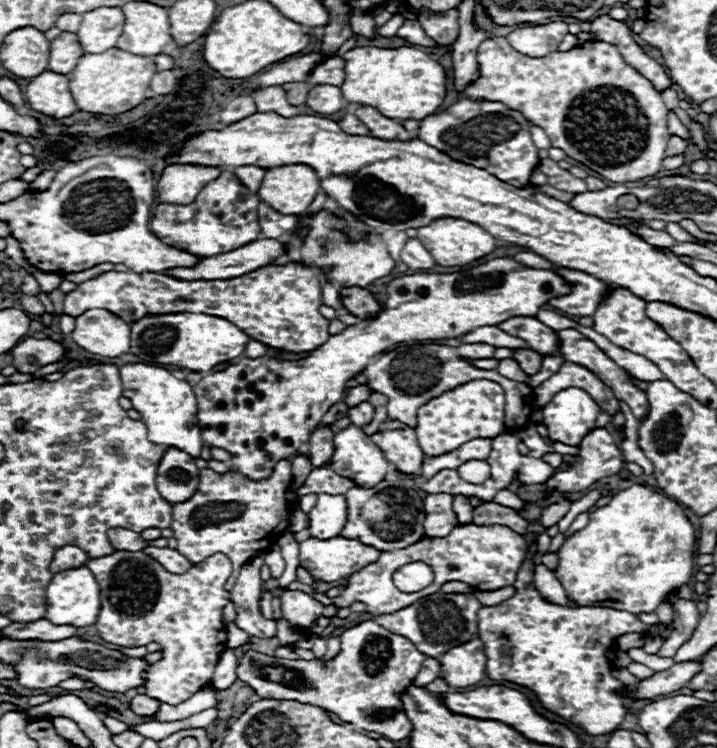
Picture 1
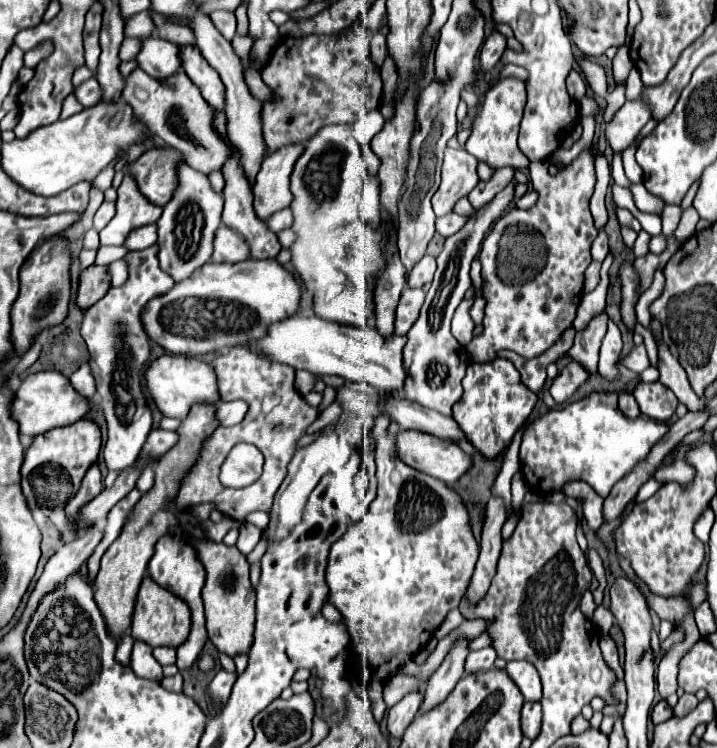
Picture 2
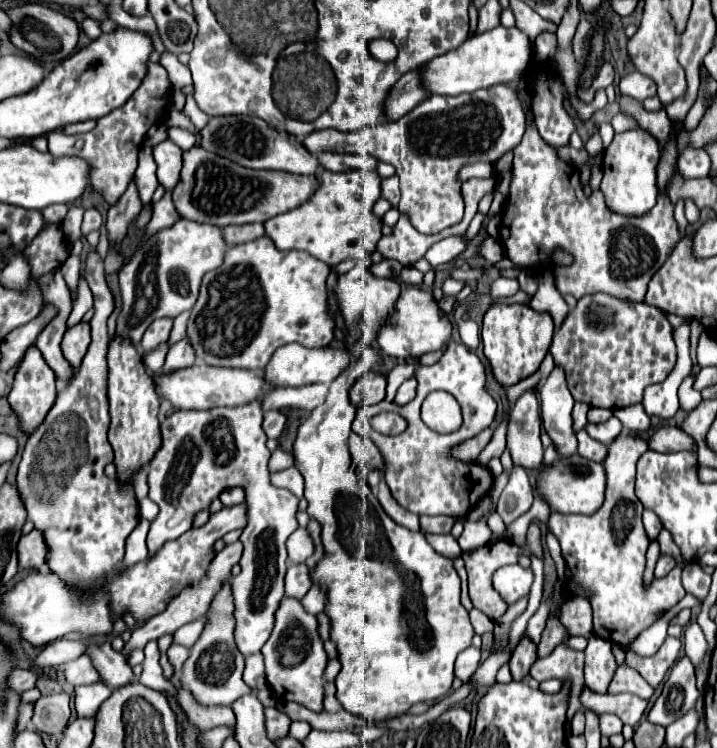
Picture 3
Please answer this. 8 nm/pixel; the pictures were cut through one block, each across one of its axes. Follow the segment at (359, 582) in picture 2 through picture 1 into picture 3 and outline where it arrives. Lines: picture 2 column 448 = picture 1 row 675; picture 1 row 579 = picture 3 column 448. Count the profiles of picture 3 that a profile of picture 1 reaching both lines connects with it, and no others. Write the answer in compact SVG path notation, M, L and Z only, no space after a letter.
M420 516L422 532L434 532L434 534L450 534L454 526L454 518L448 516Z

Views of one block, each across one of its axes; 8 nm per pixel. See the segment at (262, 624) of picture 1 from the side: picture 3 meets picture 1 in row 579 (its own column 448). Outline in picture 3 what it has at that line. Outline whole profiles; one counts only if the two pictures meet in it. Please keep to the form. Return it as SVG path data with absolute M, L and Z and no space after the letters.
M452 236L452 238L444 238L440 242L436 242L428 252L426 252L426 260L430 262L432 268L436 268L438 264L444 264L448 260L454 260L462 250L466 248L466 242L462 240L462 236Z

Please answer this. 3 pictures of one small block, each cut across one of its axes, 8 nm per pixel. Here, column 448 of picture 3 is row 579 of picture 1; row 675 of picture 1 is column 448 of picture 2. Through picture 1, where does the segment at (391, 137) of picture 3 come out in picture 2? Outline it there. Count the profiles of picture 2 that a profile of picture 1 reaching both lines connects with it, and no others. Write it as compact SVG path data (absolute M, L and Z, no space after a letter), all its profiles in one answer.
M446 148L442 164L442 184L432 198L436 216L450 214L460 198L466 198L480 182L478 160L466 150Z

